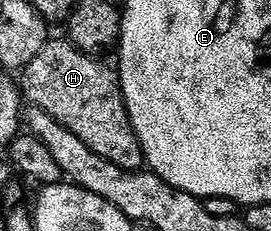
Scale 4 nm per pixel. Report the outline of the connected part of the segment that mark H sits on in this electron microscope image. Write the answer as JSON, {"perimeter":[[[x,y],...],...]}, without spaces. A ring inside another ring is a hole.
{"perimeter":[[[51,40],[24,70],[24,93],[31,106],[52,115],[72,135],[84,139],[96,155],[116,163],[121,169],[141,170],[142,144],[130,122],[121,80],[97,56],[84,53],[69,40]],[[31,101],[31,102],[30,102]]]}

